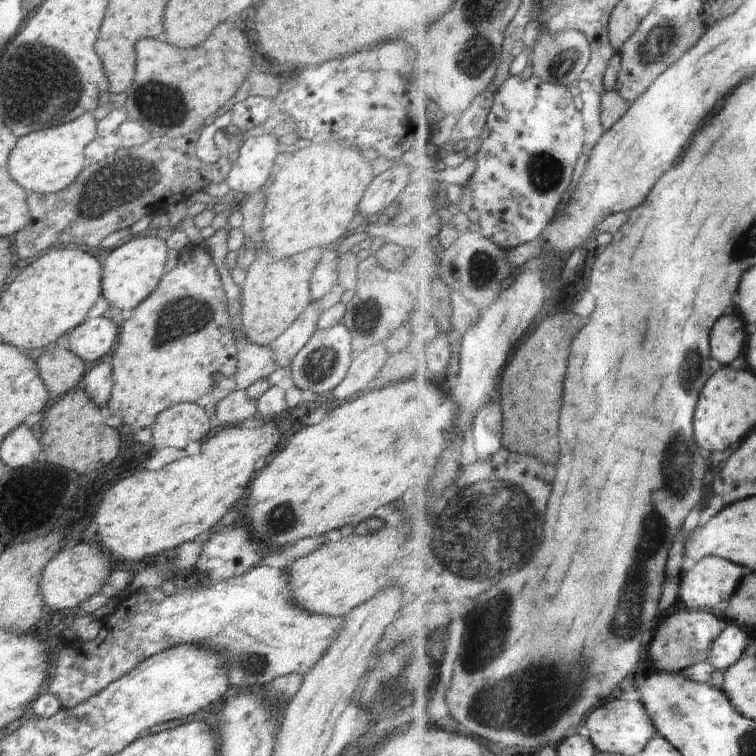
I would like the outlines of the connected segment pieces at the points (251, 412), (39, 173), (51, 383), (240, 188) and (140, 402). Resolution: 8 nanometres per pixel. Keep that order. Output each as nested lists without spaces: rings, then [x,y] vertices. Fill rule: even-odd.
[[[245,390],[232,391],[218,401],[212,415],[214,424],[222,426],[248,425],[258,417],[256,400],[250,400]]]
[[[86,113],[60,126],[34,131],[22,138],[8,157],[10,176],[27,192],[52,194],[70,186],[84,170],[84,149],[97,137],[97,120],[93,113]]]
[[[62,346],[44,351],[35,364],[46,384],[46,390],[54,392],[58,397],[75,390],[86,369],[79,356]]]
[[[257,132],[254,137],[248,138],[234,157],[226,177],[229,190],[240,197],[261,190],[272,176],[274,160],[282,150],[274,135]]]
[[[193,243],[181,249],[176,266],[166,272],[156,290],[132,310],[131,318],[122,322],[117,344],[108,358],[113,387],[106,413],[136,428],[152,426],[156,416],[166,408],[180,402],[196,403],[217,386],[221,377],[233,377],[237,370],[238,349],[226,308],[228,298],[210,251]]]

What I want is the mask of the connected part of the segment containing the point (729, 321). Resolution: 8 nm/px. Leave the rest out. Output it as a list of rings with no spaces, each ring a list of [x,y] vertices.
[[[726,316],[722,318],[722,322],[718,322],[714,330],[712,352],[718,360],[722,360],[724,364],[730,364],[744,352],[746,340],[748,340],[748,334],[746,334],[744,322],[736,316]]]

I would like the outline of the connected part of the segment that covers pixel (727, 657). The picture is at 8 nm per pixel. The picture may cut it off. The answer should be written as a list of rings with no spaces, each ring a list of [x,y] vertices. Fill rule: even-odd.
[[[730,626],[726,628],[726,634],[722,634],[722,638],[718,638],[718,642],[714,642],[714,650],[710,652],[710,662],[716,668],[728,670],[732,664],[736,664],[746,648],[748,648],[748,632],[740,626]]]

